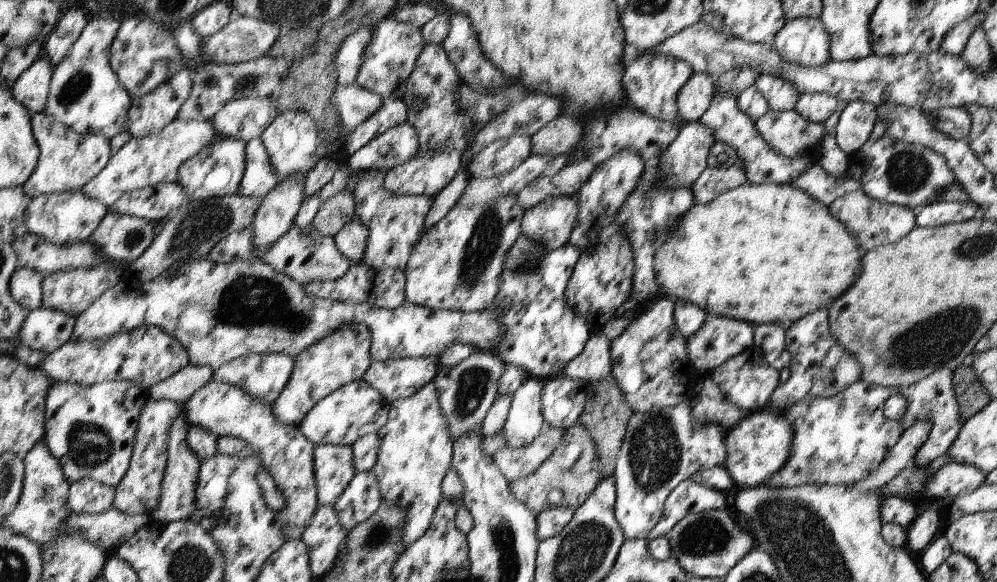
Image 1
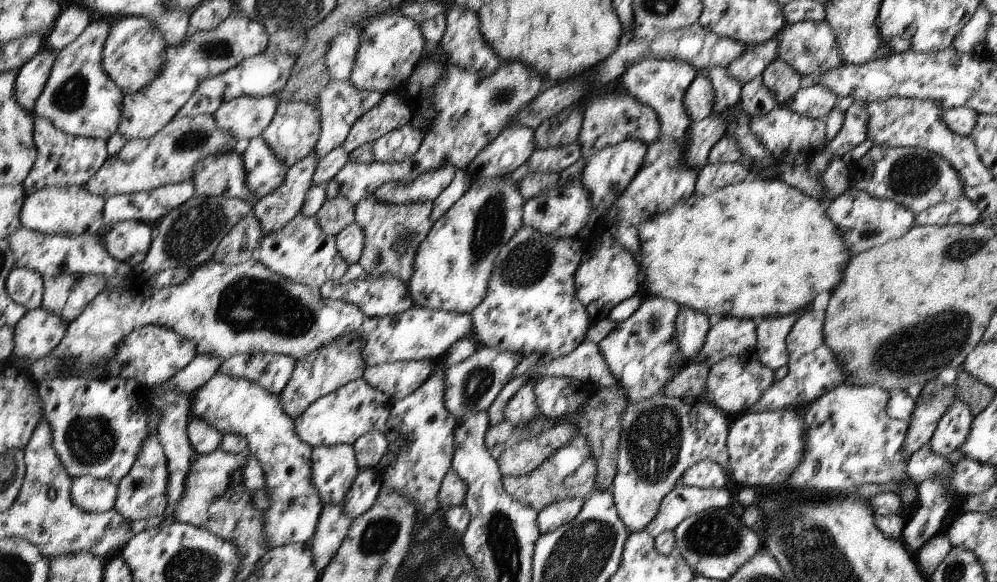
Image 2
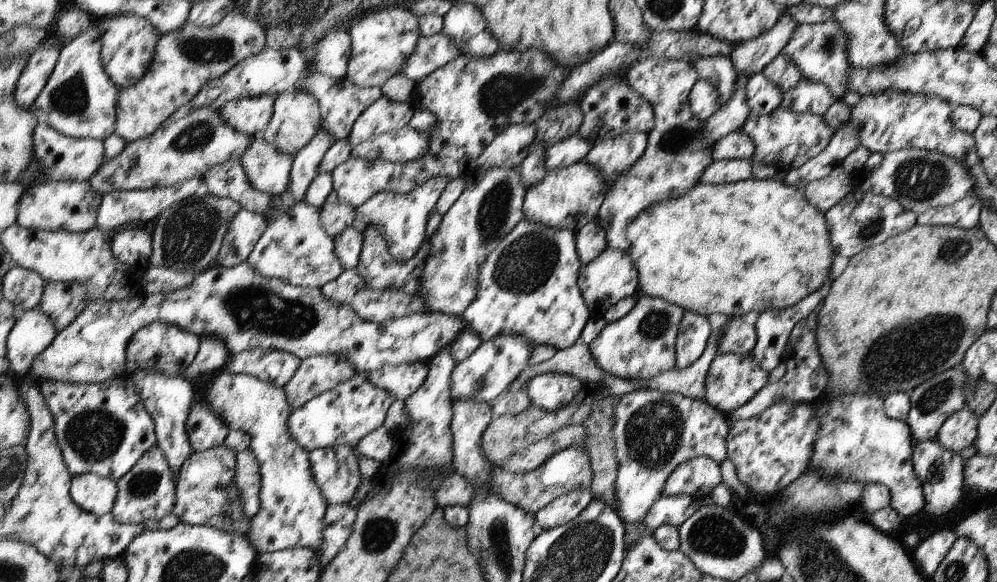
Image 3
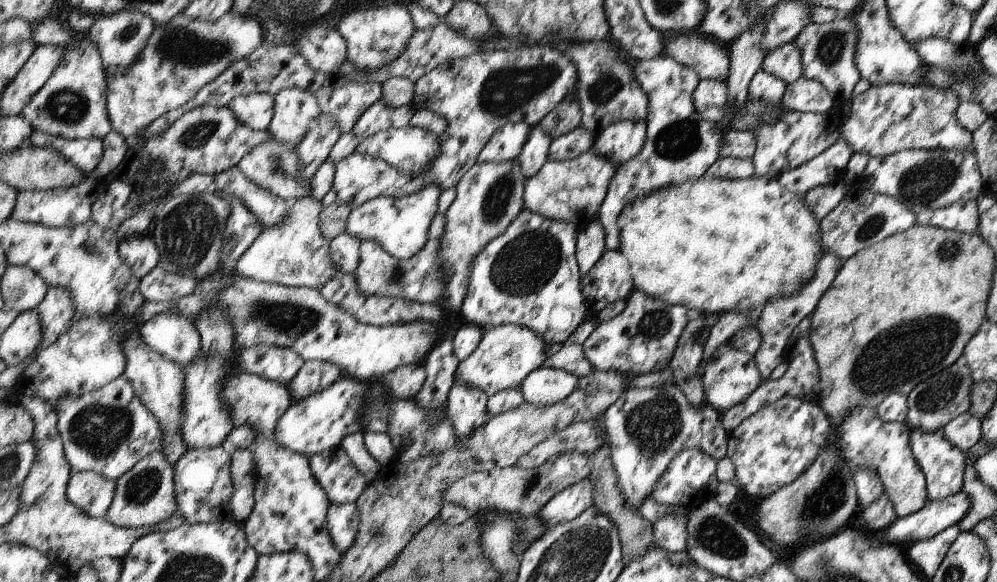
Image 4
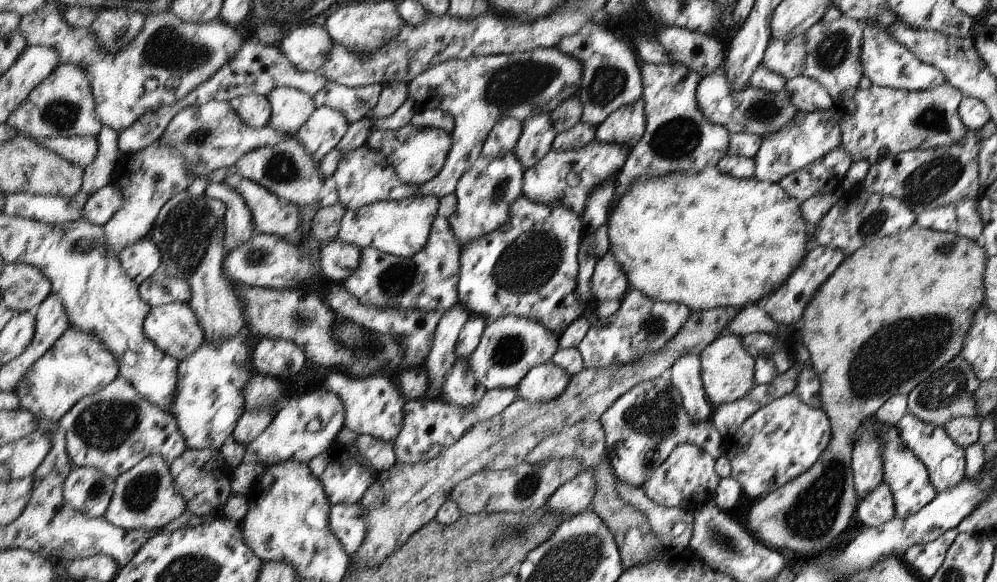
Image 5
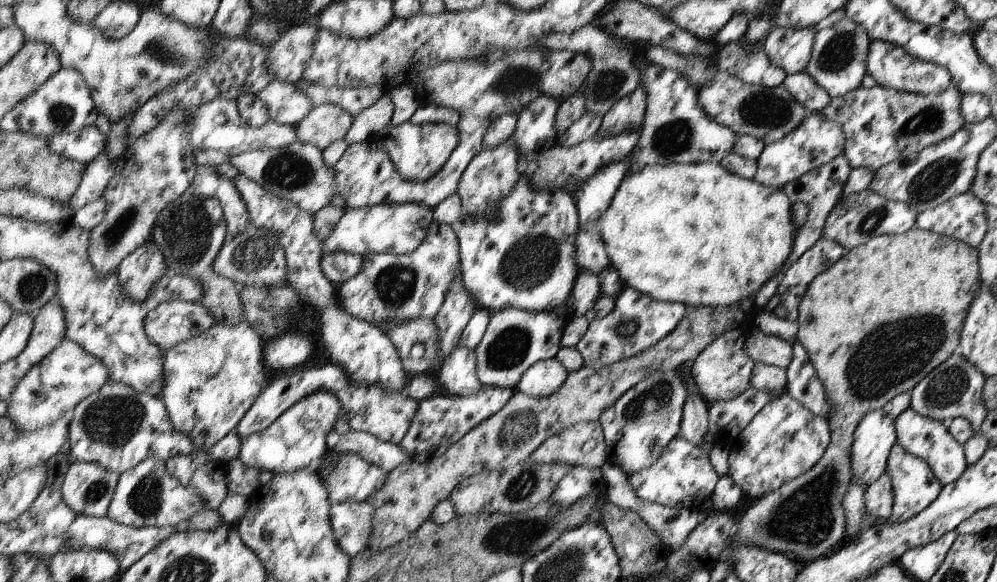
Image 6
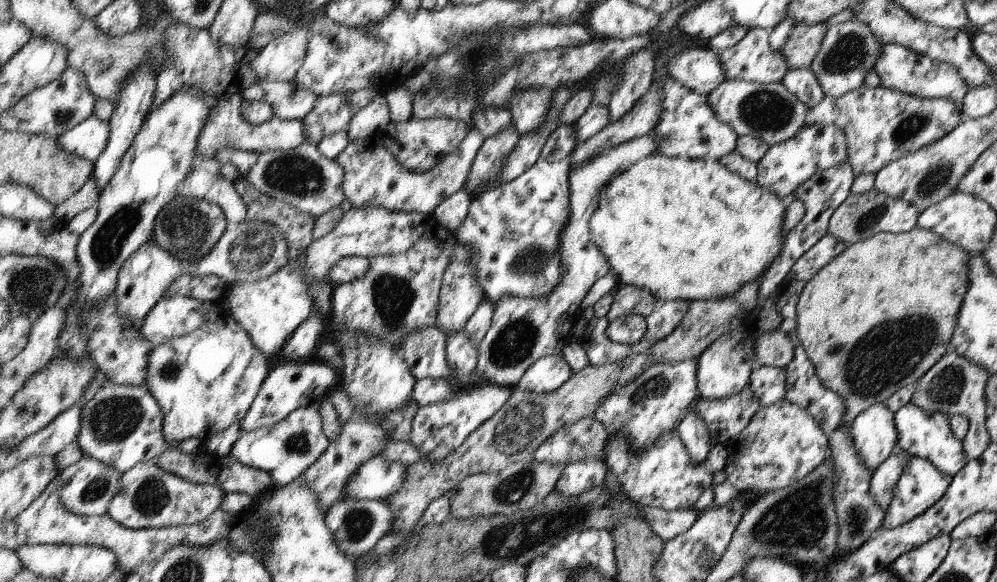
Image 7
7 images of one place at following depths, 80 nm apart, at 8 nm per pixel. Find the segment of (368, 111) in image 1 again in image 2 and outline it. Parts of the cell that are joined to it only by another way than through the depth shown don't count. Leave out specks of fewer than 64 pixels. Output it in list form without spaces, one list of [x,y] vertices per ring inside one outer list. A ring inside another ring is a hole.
[[[333,79],[319,98],[320,112],[323,114],[323,134],[313,150],[315,156],[322,158],[336,147],[342,146],[354,123],[363,114],[373,109],[382,97],[383,94],[378,91],[359,89],[350,81],[340,82]]]

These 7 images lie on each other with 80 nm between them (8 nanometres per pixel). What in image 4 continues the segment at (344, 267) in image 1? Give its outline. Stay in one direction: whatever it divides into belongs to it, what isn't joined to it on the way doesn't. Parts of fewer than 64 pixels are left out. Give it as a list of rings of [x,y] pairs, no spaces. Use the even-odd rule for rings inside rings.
[[[310,196],[288,199],[286,202],[290,204],[290,209],[287,210],[285,219],[263,229],[250,248],[238,259],[235,270],[257,281],[289,287],[310,287],[321,291],[321,288],[337,274],[329,251],[331,241],[321,233],[319,227],[322,203]]]

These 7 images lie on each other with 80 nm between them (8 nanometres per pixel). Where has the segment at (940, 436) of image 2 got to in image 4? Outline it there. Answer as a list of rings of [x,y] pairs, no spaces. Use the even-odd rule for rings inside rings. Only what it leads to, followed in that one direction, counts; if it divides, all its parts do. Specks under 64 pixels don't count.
[[[966,411],[948,422],[942,432],[954,446],[967,451],[981,440],[981,420]]]

